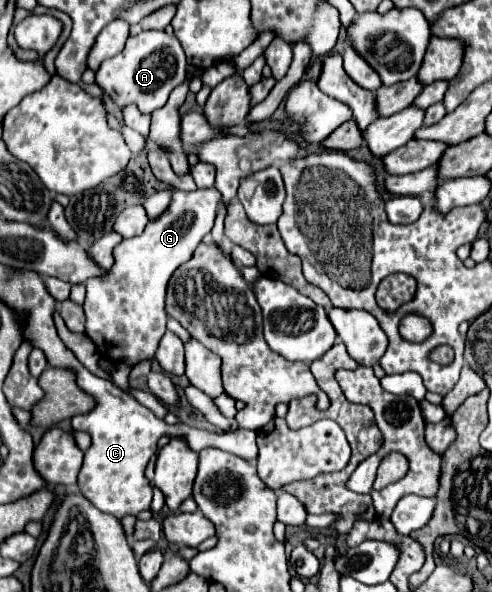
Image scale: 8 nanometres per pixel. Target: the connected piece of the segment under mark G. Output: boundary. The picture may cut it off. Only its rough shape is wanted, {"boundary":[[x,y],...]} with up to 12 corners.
{"boundary":[[217,188],[175,190],[87,280],[85,332],[113,362],[153,360],[165,290],[213,228]]}

